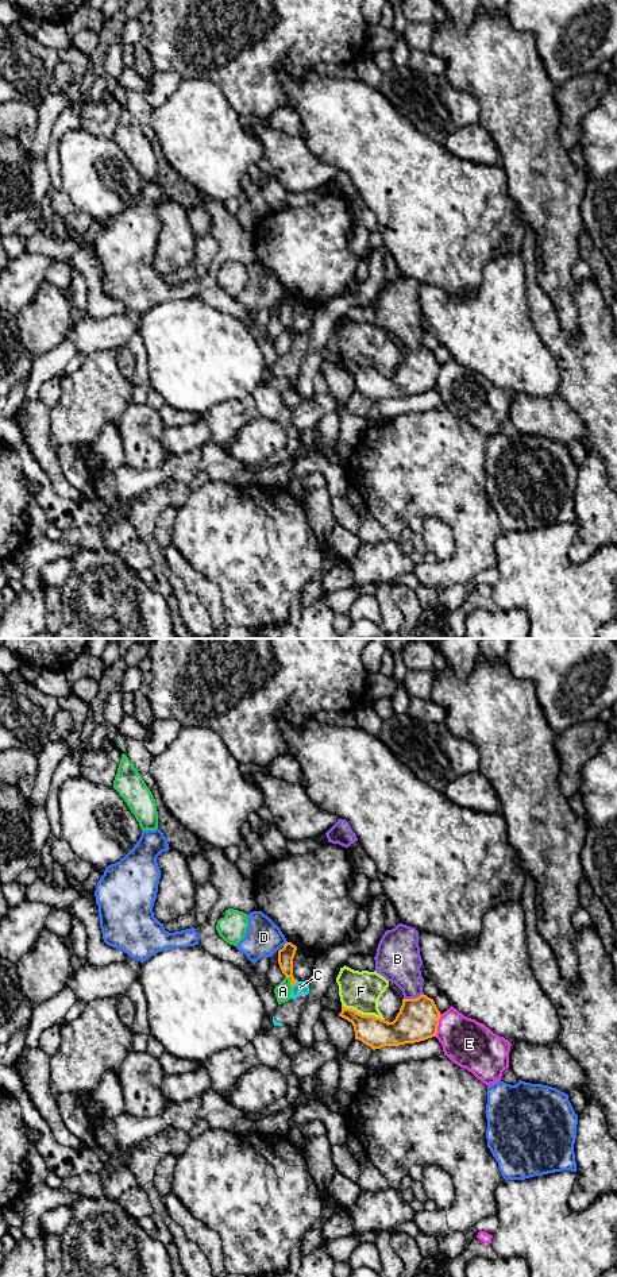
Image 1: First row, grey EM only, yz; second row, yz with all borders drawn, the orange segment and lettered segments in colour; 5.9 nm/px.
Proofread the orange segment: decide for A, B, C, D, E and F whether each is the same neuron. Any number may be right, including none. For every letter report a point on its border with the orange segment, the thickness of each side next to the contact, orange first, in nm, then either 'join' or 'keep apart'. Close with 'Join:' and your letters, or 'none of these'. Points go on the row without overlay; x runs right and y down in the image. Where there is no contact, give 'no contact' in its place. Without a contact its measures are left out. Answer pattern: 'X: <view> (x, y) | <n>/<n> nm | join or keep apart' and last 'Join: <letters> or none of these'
A: yz (290, 332) | 100/100 nm | keep apart
B: yz (413, 351) | 240/260 nm | keep apart
C: yz (294, 335) | 100/80 nm | keep apart
D: yz (285, 296) | 100/220 nm | keep apart
E: yz (438, 377) | 240/280 nm | keep apart
F: yz (363, 367) | 180/240 nm | keep apart
Join: none of these

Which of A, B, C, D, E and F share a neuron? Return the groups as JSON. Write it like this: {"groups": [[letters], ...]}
{"groups": [["A"], ["B"], ["C"], ["D"], ["E"], ["F"]]}

